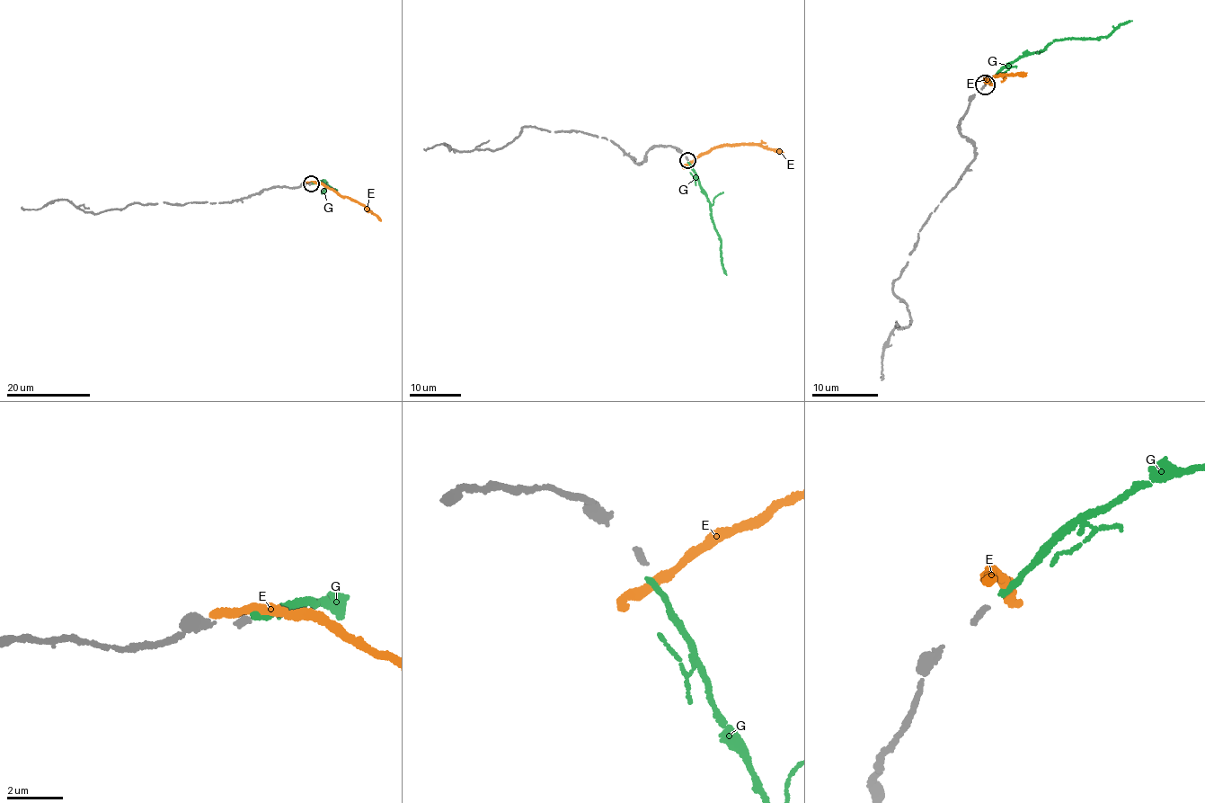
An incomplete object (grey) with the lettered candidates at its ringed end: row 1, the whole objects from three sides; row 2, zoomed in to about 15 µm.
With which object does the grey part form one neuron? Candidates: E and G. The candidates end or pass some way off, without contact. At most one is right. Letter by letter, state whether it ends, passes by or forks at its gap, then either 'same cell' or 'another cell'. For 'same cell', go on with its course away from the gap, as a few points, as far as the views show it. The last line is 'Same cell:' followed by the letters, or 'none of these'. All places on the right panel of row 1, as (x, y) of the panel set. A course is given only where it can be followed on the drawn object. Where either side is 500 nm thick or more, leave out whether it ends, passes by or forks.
E: it passes by; another cell
G: it ends there; same cell; it runs (987, 83), (1000, 70), (1021, 57), (1039, 52), (1052, 42), (1067, 39), (1100, 39), (1132, 21)
Same cell: G

